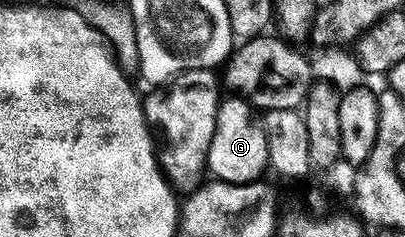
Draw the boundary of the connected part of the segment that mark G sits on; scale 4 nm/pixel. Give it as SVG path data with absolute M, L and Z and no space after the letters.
M240 97L222 98L215 117L215 137L211 137L208 170L212 178L222 183L251 183L262 178L269 167L267 137L264 126L255 116L253 104Z

